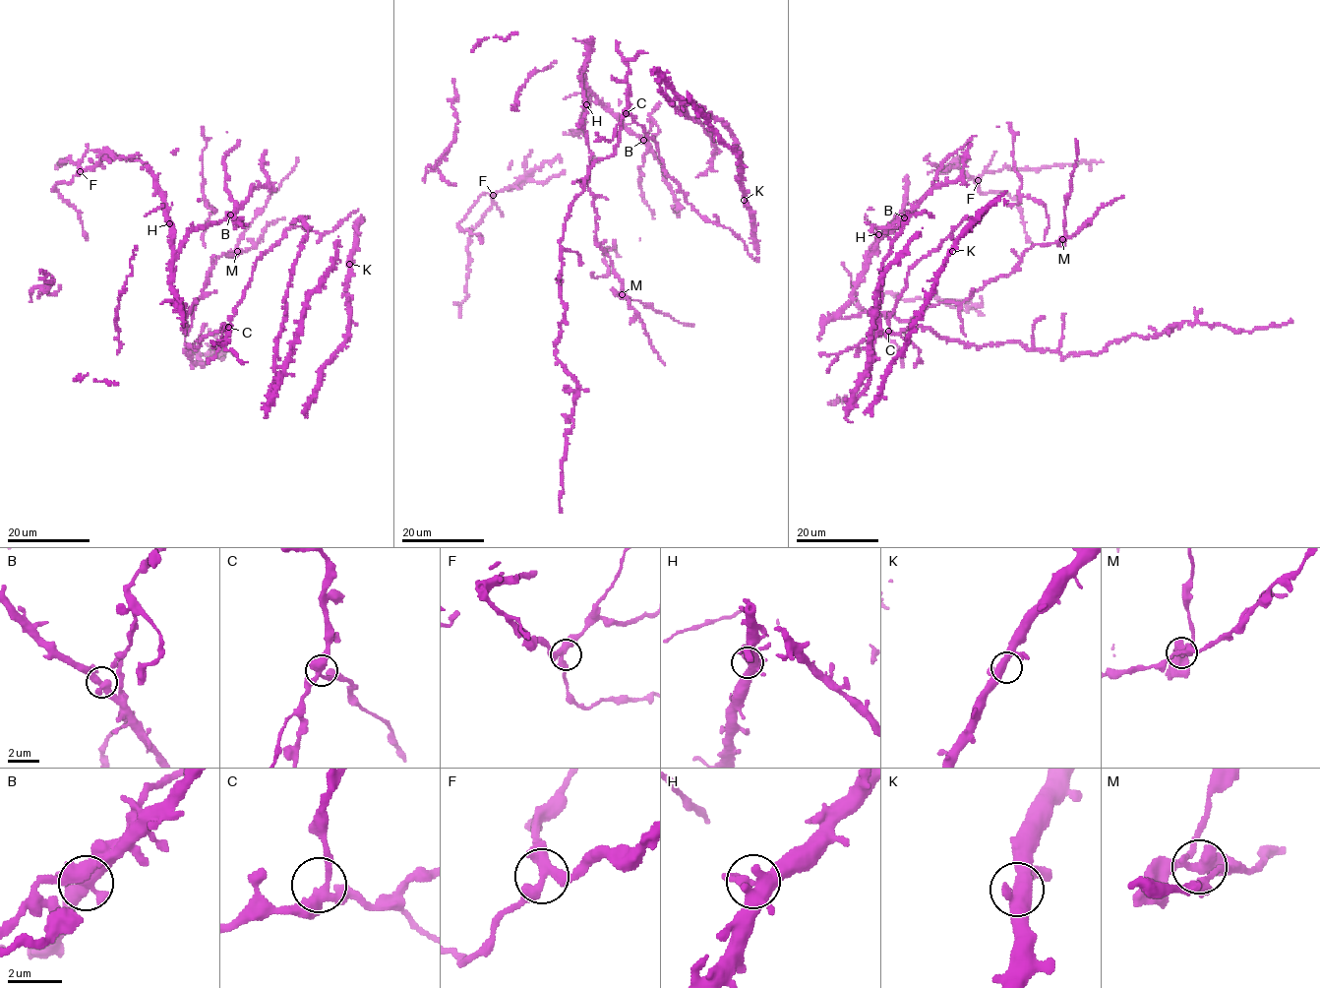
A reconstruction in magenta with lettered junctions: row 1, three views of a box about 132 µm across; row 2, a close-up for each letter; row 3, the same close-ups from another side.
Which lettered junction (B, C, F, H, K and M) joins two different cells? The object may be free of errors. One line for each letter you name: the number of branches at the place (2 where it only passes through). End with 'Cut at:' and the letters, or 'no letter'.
M: Branches: 3
Cut at: M

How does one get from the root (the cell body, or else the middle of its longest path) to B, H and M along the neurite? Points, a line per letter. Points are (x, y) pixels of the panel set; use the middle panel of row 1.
B: (590, 161), (590, 151), (583, 127), (586, 101), (581, 78), (587, 59), (582, 72), (586, 87), (643, 140)
H: (590, 161), (590, 151), (583, 127), (586, 101), (581, 78), (587, 59), (582, 72), (589, 96), (586, 104)
M: (590, 161), (588, 184), (596, 214), (597, 242), (612, 264), (614, 275), (622, 283), (624, 292), (621, 294)

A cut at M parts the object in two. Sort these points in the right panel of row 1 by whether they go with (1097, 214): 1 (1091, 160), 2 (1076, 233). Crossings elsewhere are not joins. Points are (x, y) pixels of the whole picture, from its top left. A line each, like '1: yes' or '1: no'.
1: yes
2: yes

